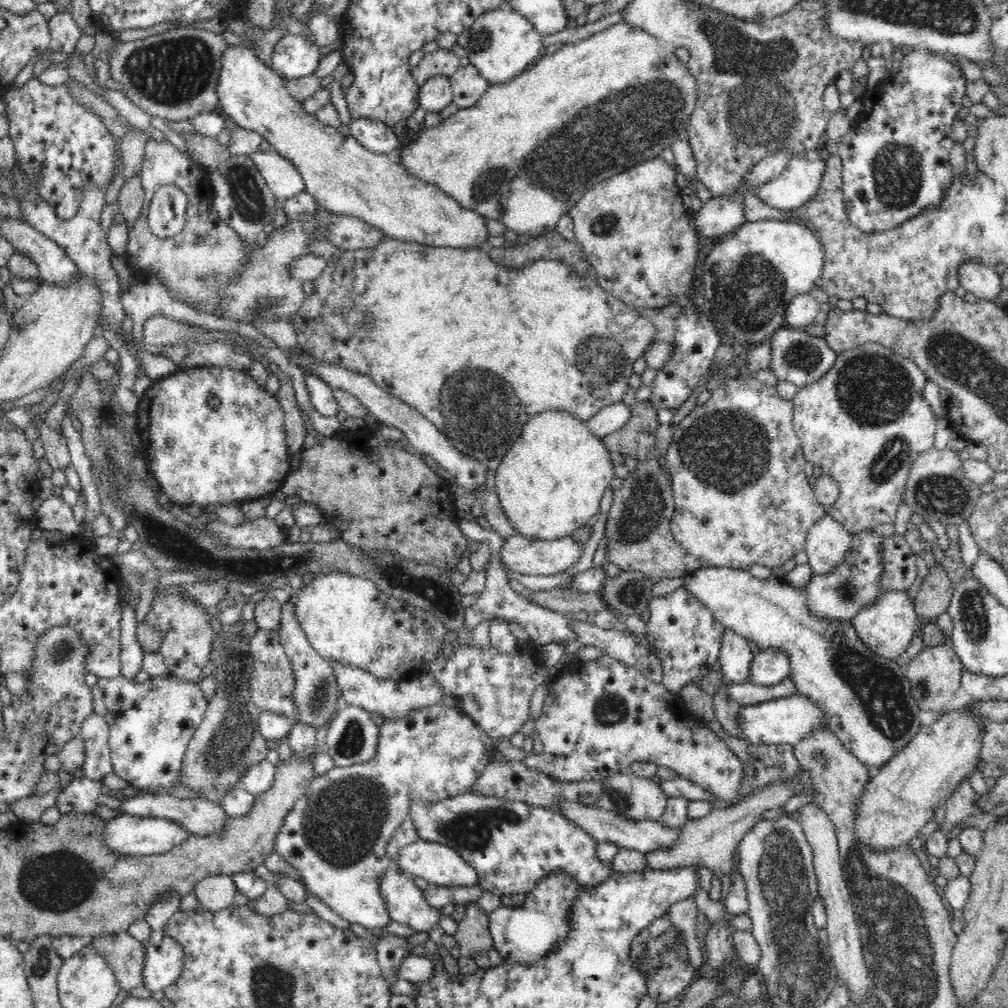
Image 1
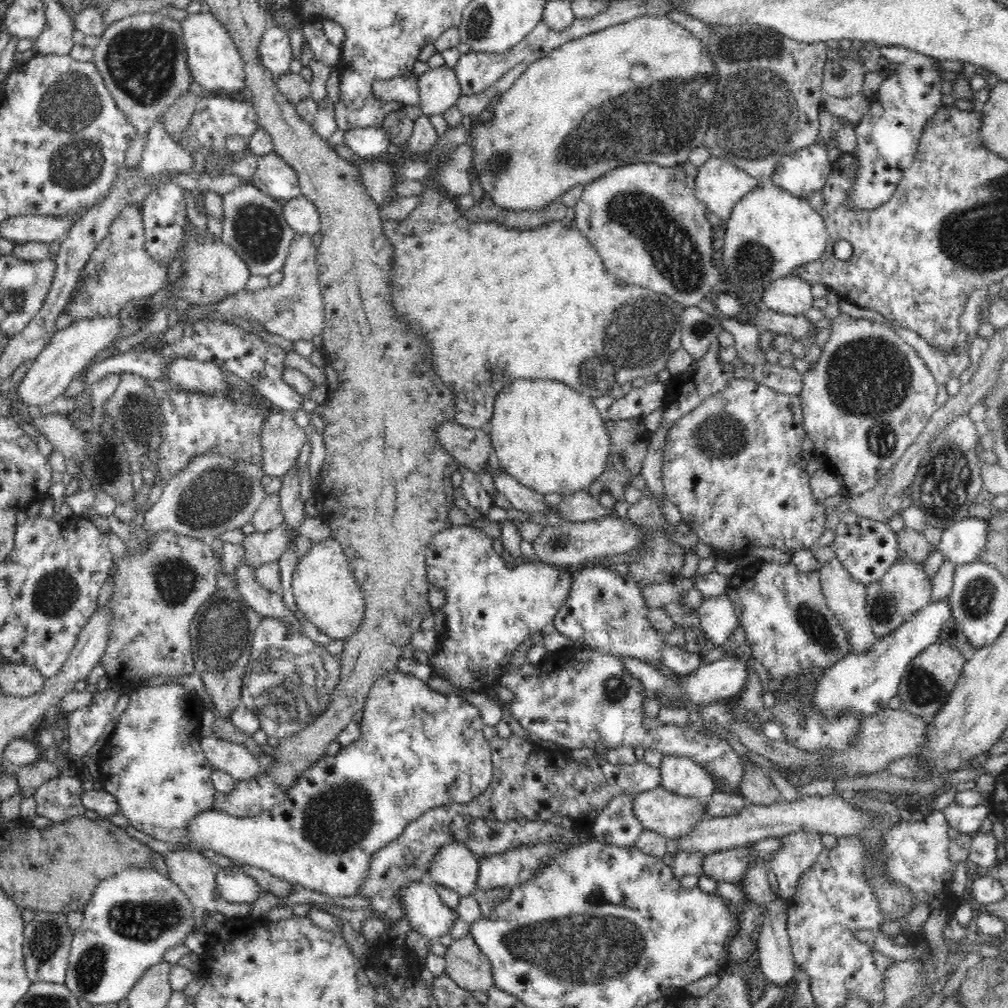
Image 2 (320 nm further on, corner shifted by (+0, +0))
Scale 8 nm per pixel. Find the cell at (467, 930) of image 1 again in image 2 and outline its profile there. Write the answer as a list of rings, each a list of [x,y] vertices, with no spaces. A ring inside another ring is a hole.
[[[471,934],[453,940],[444,957],[447,962],[445,972],[463,989],[488,992],[494,986],[491,960],[484,956]]]

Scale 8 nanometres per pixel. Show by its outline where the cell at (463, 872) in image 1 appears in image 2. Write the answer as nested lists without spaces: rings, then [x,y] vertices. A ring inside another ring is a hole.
[[[464,844],[446,845],[432,858],[427,880],[454,890],[461,898],[471,896],[478,882],[479,861]]]

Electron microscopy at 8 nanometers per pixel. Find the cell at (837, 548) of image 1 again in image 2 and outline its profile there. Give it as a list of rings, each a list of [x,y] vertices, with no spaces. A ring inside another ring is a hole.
[[[836,557],[818,570],[822,592],[824,593],[828,608],[834,613],[838,622],[843,626],[847,634],[848,642],[852,653],[864,654],[876,644],[876,635],[872,631],[872,625],[867,613],[867,585],[858,582],[846,571],[844,564]]]

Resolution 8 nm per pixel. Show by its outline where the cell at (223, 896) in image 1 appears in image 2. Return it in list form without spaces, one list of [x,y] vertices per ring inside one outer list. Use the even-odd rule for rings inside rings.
[[[176,850],[166,852],[166,854],[163,854],[163,857],[169,877],[183,890],[183,894],[188,896],[197,913],[208,914],[210,912],[218,912],[228,919],[247,915],[247,907],[243,904],[236,906],[234,903],[230,903],[218,895],[215,878],[219,866],[204,857],[202,853],[198,853],[198,851]]]

